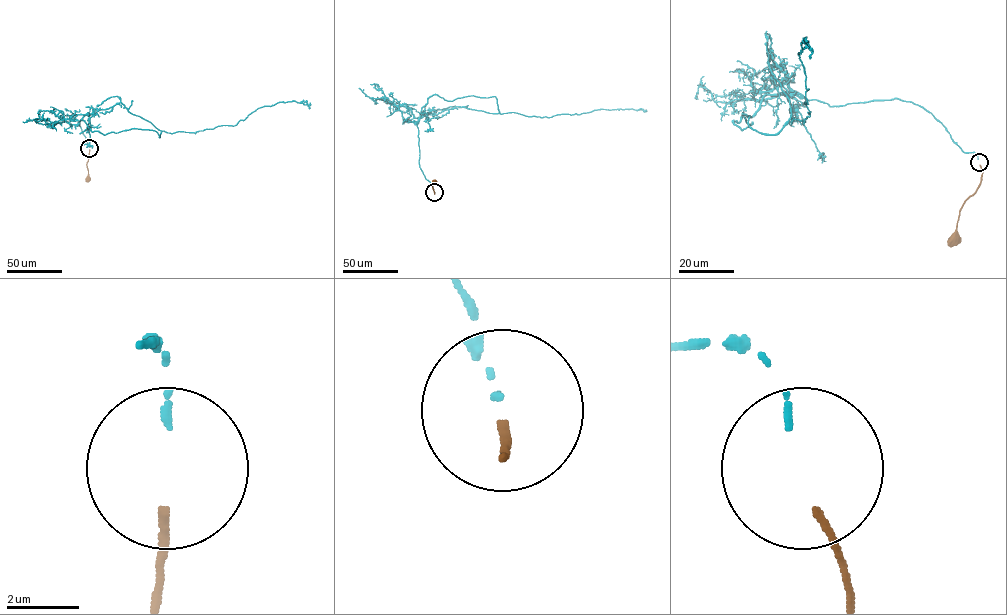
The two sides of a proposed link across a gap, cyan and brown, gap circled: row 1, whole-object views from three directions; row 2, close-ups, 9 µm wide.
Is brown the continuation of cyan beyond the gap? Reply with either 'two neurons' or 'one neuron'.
one neuron

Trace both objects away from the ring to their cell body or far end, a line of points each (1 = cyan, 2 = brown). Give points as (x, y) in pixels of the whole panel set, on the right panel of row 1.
1: (978, 159), (911, 102), (831, 106), (800, 97), (766, 49), (791, 124), (810, 111), (803, 39), (809, 56)
2: (979, 164), (981, 181), (963, 205), (956, 239)

